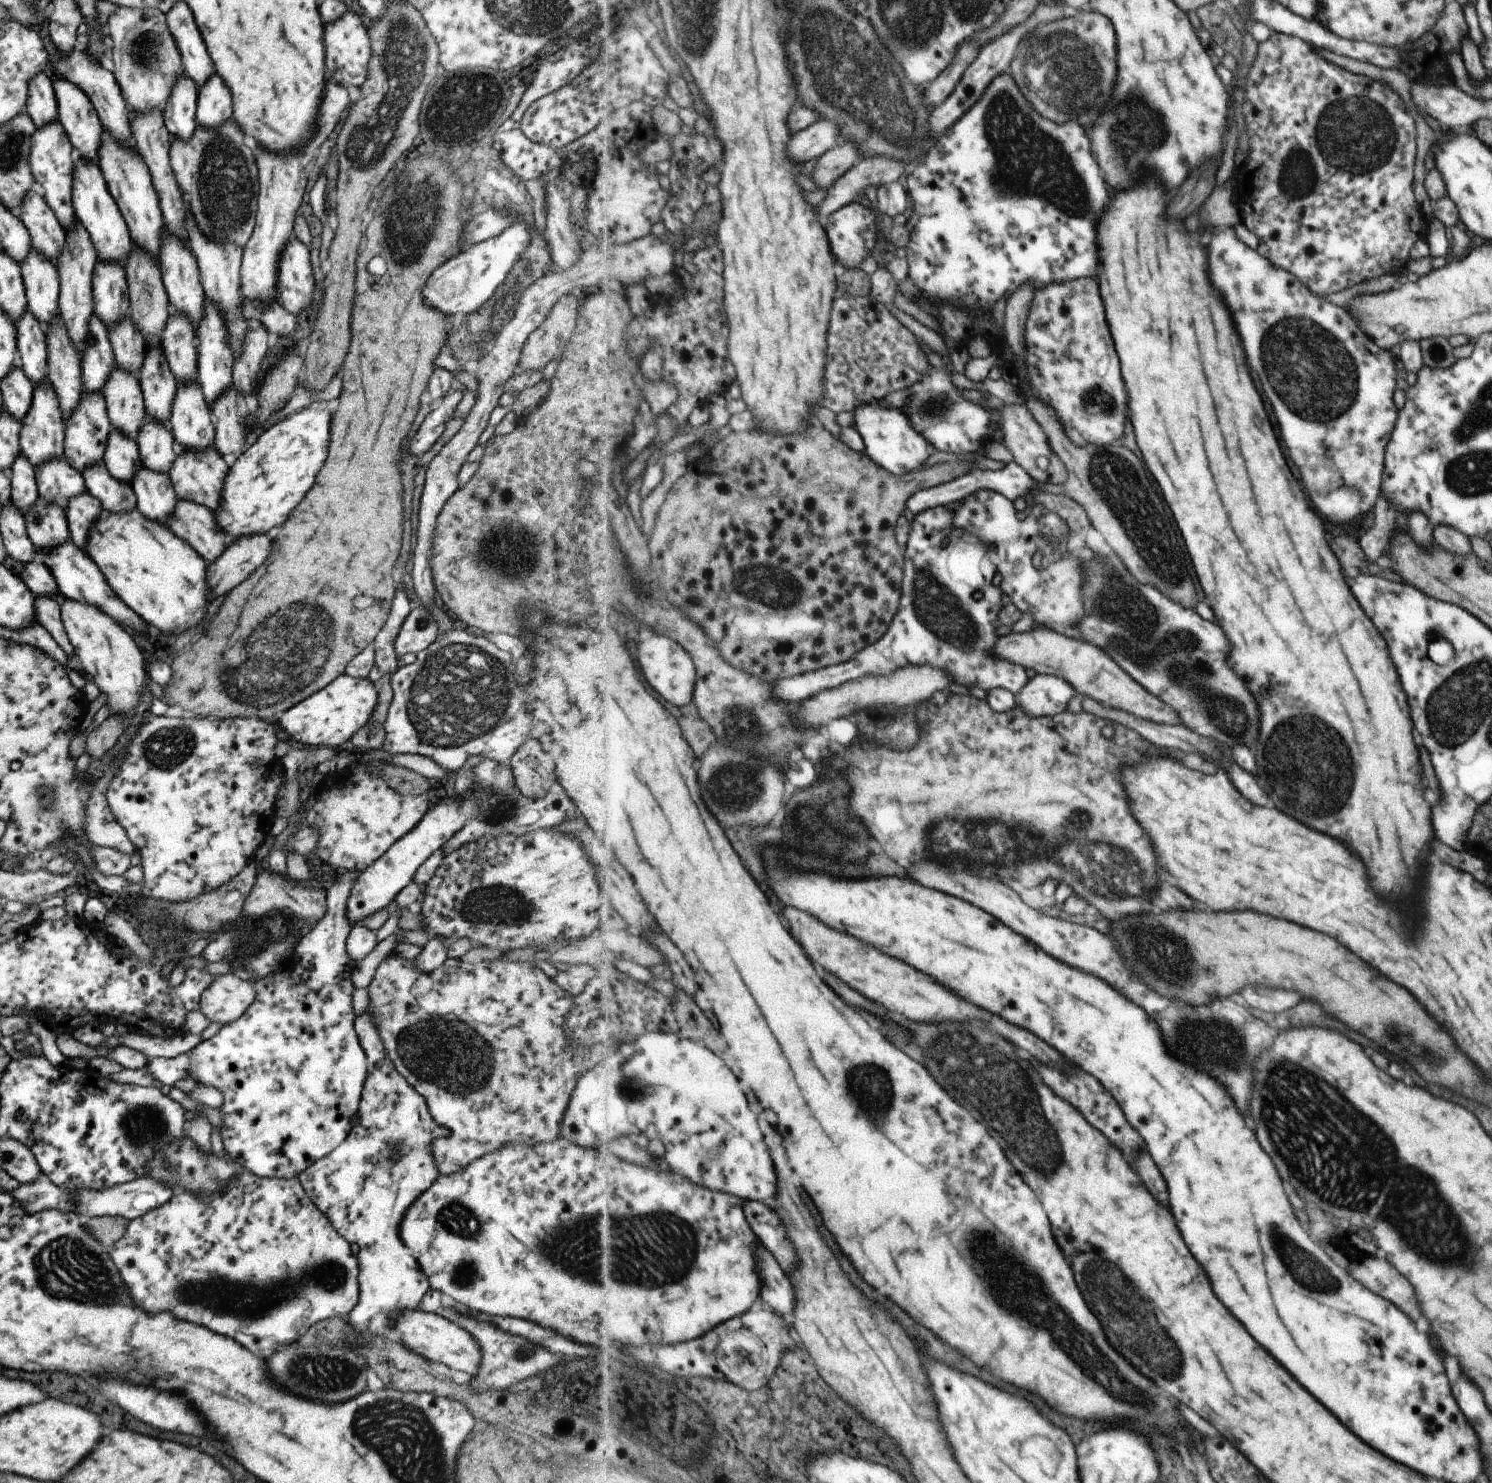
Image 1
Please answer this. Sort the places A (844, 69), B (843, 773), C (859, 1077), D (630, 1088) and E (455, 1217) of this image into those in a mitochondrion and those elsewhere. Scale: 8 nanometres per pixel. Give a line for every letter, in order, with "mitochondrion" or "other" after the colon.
A: mitochondrion
B: other
C: mitochondrion
D: mitochondrion
E: mitochondrion

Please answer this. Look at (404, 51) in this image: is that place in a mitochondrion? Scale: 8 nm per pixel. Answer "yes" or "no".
yes

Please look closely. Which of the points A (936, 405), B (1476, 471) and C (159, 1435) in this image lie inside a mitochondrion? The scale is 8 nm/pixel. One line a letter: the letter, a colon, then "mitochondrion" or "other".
A: mitochondrion
B: mitochondrion
C: other

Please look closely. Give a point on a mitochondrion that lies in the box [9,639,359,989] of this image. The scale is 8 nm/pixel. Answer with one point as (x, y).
(42, 802)

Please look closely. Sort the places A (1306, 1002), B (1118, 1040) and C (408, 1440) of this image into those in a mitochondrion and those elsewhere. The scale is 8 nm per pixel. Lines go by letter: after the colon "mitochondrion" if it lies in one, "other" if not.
A: other
B: other
C: mitochondrion

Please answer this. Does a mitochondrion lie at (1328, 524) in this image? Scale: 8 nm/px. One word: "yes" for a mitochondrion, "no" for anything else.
no

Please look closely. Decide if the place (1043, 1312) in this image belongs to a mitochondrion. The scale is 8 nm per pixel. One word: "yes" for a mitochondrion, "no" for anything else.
yes

